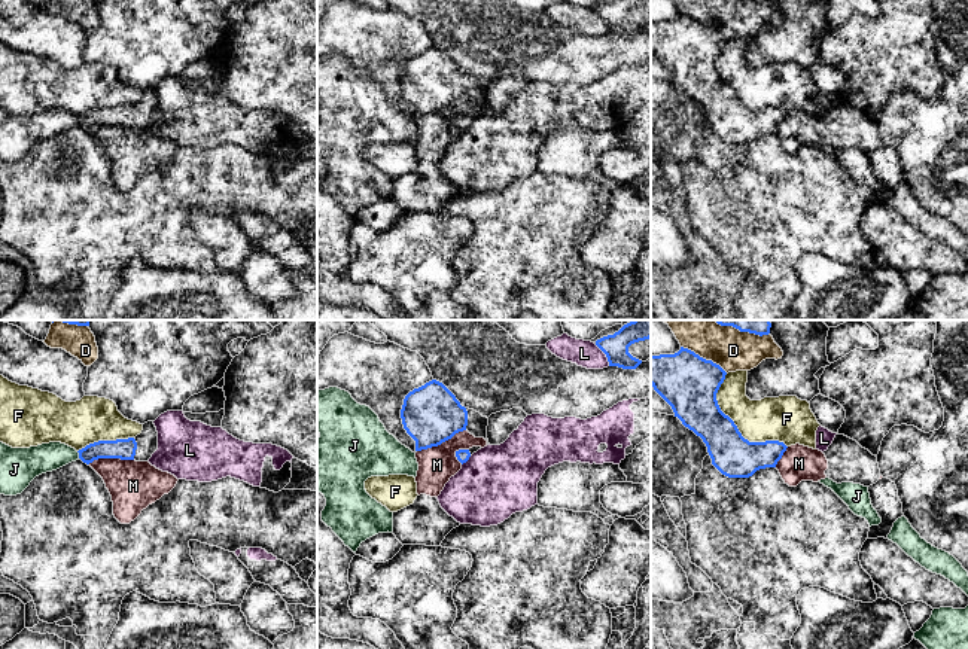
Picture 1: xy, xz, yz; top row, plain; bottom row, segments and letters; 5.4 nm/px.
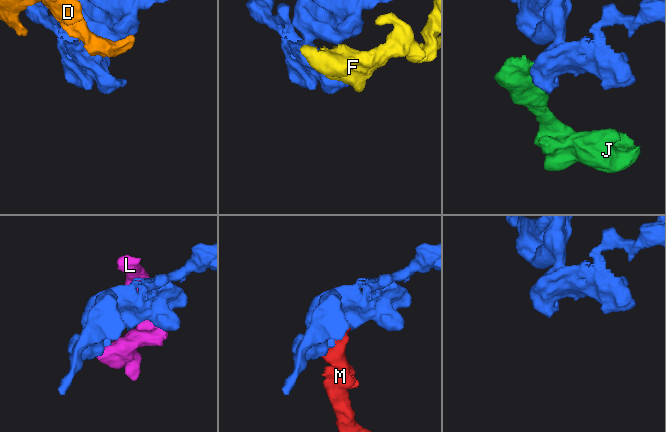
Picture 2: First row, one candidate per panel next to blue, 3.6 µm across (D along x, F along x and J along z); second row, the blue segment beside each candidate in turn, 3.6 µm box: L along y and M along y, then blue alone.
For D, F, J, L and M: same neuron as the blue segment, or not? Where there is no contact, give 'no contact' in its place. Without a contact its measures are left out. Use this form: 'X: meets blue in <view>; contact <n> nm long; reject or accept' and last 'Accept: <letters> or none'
D: meets blue in yz; contact 300 nm long; reject
F: meets blue in yz; contact 500 nm long; reject
J: meets blue in xy; contact 40 nm long; reject
L: meets blue in xz; contact 150 nm long; reject
M: meets blue in xz; contact 300 nm long; reject
Accept: none

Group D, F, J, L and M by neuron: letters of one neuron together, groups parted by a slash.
D / F / J / L / M

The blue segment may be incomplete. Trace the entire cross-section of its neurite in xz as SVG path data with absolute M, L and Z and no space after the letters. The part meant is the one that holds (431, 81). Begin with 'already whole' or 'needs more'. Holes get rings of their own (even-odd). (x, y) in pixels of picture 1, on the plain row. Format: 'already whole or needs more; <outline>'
needs more; M436 46L405 63L401 85L404 95L415 107L415 118L438 113L463 97L475 104L484 104L488 112L488 85L462 73L456 63Z

